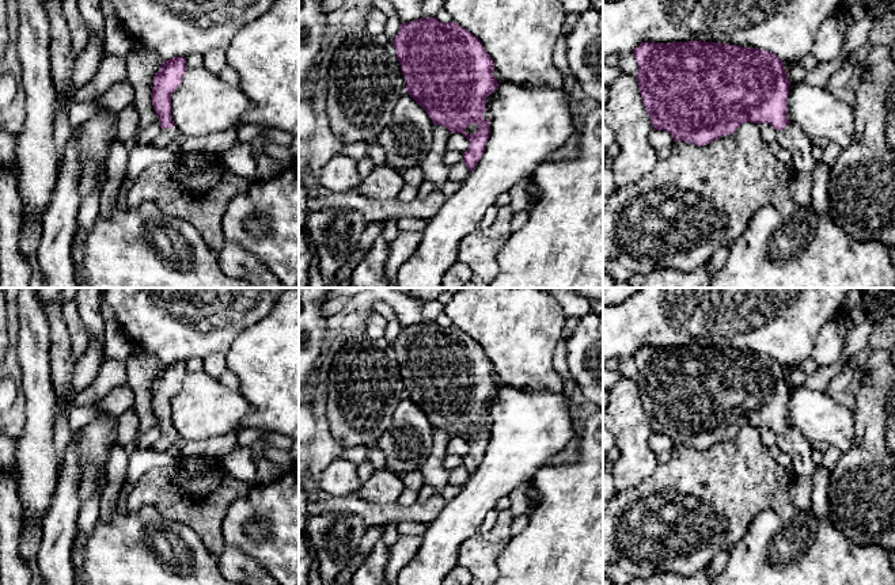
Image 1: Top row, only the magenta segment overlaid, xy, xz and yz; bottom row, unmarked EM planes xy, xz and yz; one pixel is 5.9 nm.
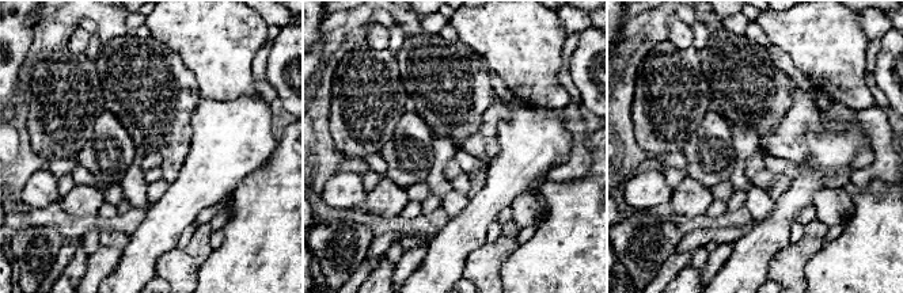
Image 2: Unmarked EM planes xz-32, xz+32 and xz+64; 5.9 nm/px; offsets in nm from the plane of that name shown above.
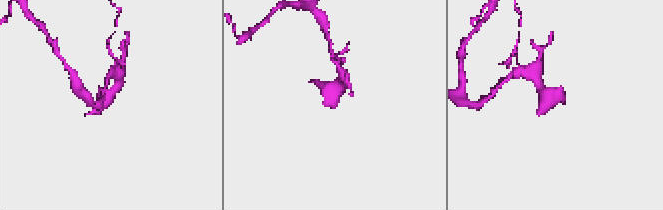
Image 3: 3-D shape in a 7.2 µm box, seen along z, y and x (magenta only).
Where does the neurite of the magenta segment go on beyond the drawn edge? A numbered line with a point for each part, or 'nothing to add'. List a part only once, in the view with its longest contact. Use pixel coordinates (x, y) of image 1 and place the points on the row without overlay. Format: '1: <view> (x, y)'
1: xy (166, 440)

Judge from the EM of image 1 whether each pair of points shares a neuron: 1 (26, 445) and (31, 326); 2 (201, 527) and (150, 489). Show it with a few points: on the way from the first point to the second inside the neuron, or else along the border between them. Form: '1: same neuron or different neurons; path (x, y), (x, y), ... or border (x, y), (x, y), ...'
1: same neuron; path (37, 416), (34, 356)
2: same neuron; path (189, 515), (162, 489)

